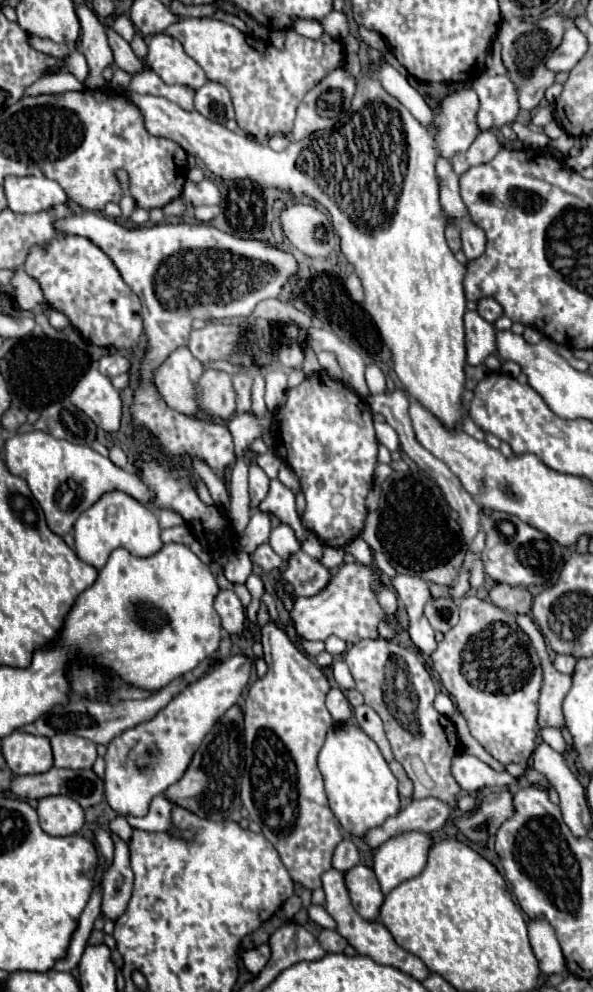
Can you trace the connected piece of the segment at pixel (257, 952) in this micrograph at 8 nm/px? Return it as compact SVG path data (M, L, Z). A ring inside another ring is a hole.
M266 943L258 945L258 947L252 947L252 949L246 949L242 953L242 961L244 961L244 965L250 973L258 973L266 965L268 957L270 957L270 947Z

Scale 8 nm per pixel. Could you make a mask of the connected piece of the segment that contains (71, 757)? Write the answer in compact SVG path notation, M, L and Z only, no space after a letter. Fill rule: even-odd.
M54 735L50 739L54 765L64 769L92 769L96 761L96 745L78 735Z

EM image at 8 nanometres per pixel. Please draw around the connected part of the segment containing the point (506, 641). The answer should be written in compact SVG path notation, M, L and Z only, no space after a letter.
M466 595L460 603L458 625L444 633L444 639L438 643L438 649L430 657L442 685L456 701L458 711L466 717L472 737L500 763L518 763L526 767L536 749L536 737L540 731L536 717L542 685L542 665L534 645L530 643L528 635L516 625L516 621L496 605L482 601L476 595Z

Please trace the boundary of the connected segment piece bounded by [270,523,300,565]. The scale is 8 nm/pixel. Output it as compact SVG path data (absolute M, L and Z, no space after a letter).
M280 523L276 529L272 529L272 535L270 535L270 547L284 559L284 565L286 565L286 559L300 549L300 543L294 535L294 529L286 523Z

